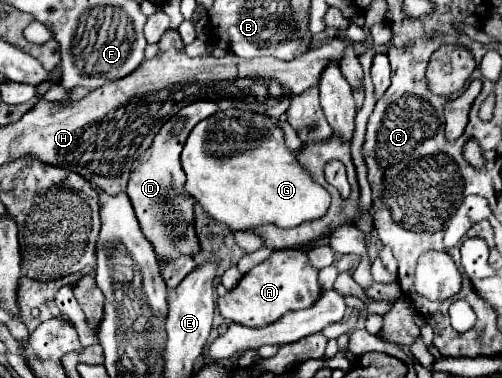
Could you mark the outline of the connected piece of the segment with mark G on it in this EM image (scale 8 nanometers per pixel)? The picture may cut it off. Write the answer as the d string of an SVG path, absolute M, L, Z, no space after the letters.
M232 108L226 114L204 118L190 132L182 168L186 172L184 190L230 230L252 230L268 222L292 228L324 216L330 206L330 194L302 170L286 148L282 130L264 114Z

